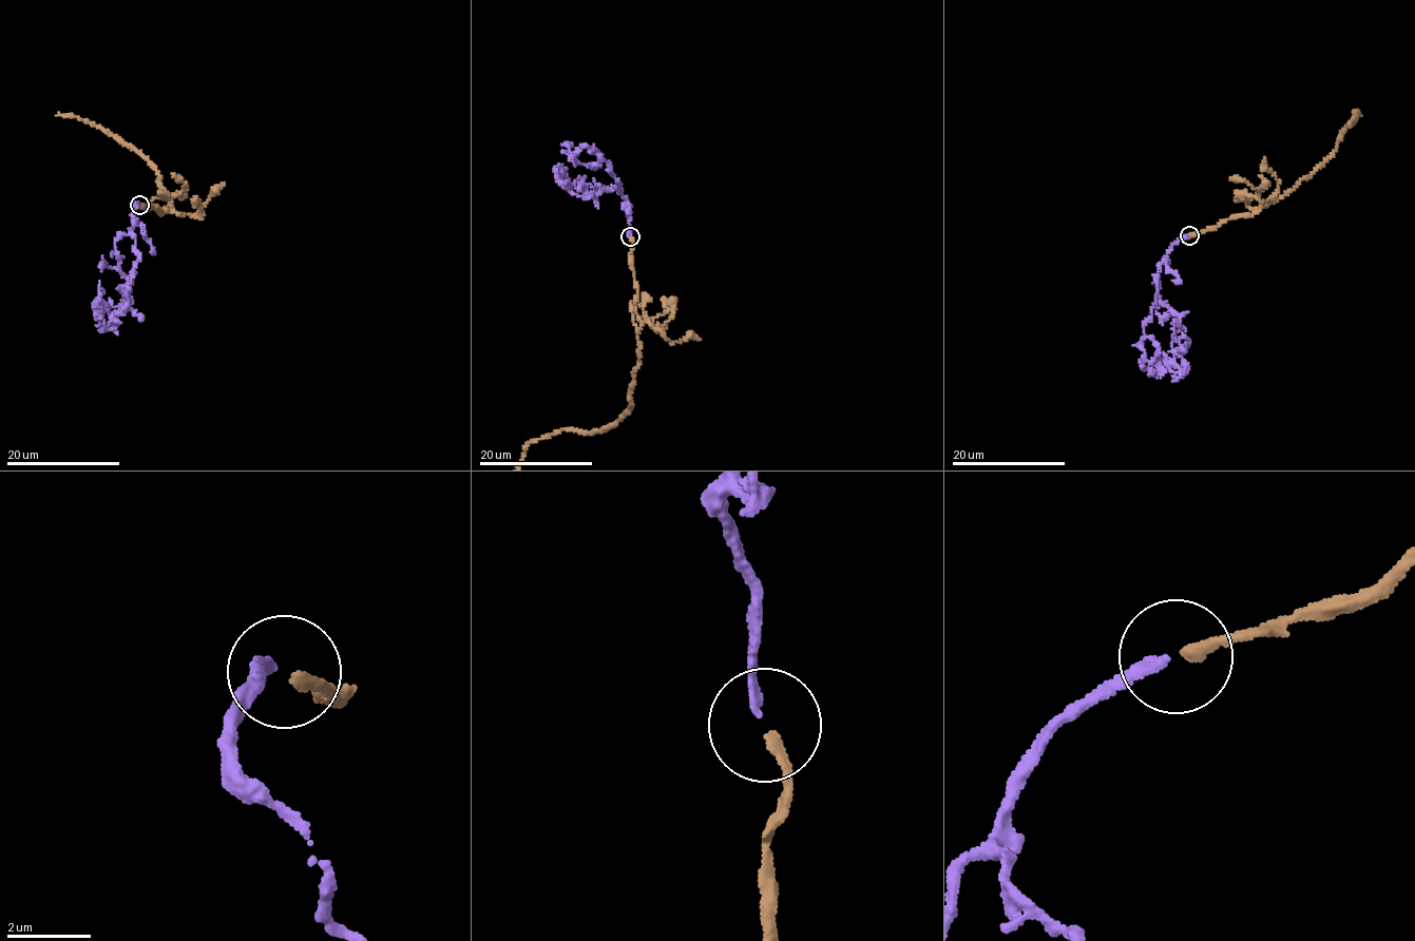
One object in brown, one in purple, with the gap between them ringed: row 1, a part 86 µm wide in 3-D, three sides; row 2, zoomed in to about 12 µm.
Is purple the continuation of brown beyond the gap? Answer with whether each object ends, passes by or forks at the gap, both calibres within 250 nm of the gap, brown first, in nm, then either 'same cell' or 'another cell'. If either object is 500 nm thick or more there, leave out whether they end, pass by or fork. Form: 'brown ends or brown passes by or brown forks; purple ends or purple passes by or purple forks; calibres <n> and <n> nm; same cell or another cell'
brown ends; purple ends; calibres 220 and 240 nm; same cell

